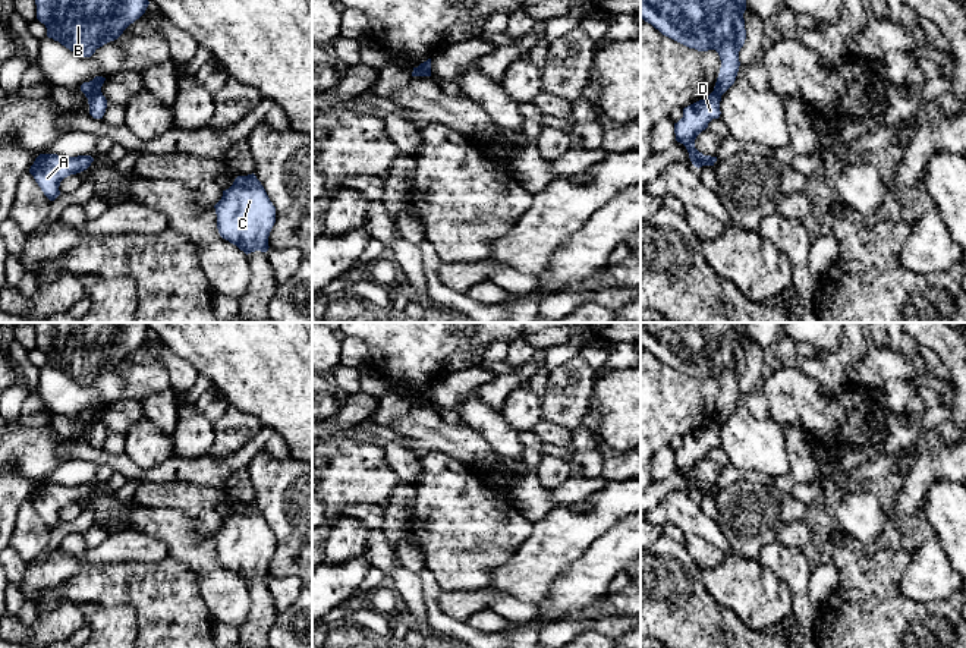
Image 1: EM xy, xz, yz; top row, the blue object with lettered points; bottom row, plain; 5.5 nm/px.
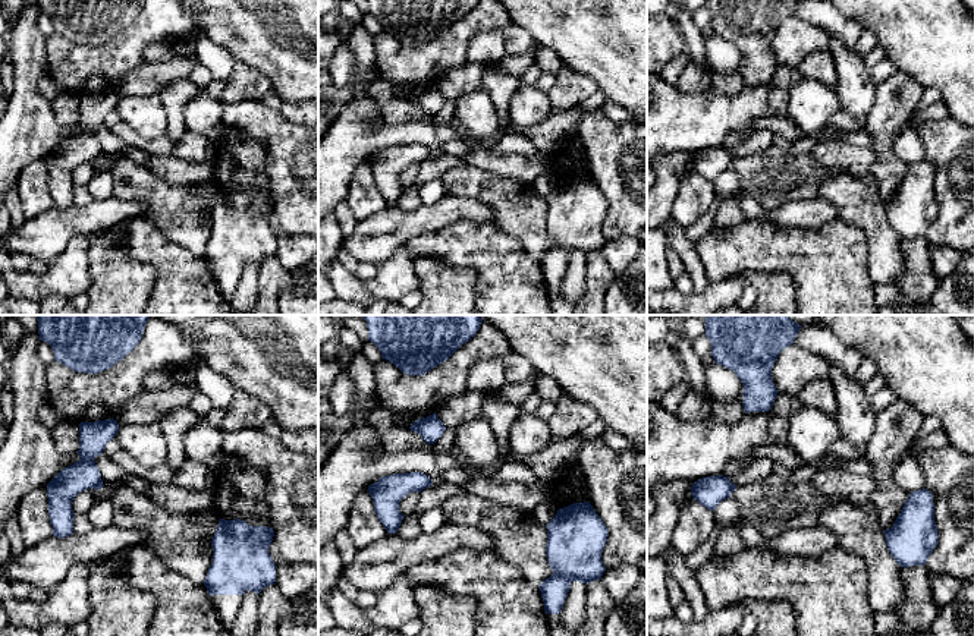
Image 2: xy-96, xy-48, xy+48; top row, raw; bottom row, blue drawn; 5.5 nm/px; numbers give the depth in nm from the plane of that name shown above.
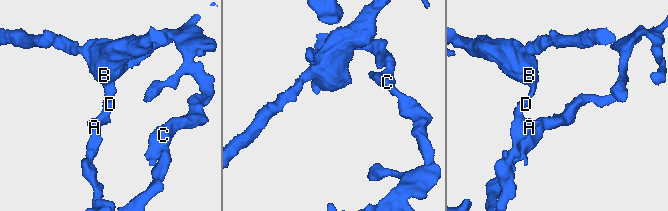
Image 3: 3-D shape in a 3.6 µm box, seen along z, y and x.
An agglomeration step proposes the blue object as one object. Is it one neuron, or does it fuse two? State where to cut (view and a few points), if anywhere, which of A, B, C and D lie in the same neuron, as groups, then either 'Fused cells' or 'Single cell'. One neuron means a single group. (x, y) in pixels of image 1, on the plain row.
Split along xy (100, 418), (87, 425). Groups: A C D / B. Fused cells

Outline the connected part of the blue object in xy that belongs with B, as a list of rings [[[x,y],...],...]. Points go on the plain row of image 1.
[[[35,323],[34,328],[47,365],[81,386],[117,368],[150,333],[145,323]]]

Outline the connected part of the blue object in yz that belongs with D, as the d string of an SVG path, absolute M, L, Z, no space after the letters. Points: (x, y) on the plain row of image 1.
M712 419L704 428L699 428L683 437L683 446L674 452L676 469L683 472L695 496L714 494L717 485L704 484L695 476L696 465L708 456L712 447L718 447L721 424Z

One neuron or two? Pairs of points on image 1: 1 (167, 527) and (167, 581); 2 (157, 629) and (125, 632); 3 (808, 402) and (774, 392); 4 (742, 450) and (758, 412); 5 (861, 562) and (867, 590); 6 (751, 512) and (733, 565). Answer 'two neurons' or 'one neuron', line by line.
1: two neurons
2: two neurons
3: one neuron
4: two neurons
5: one neuron
6: two neurons

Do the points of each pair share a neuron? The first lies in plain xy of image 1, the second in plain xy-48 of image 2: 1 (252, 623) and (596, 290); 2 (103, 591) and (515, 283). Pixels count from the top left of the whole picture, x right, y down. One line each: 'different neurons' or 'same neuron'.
1: same neuron
2: same neuron

